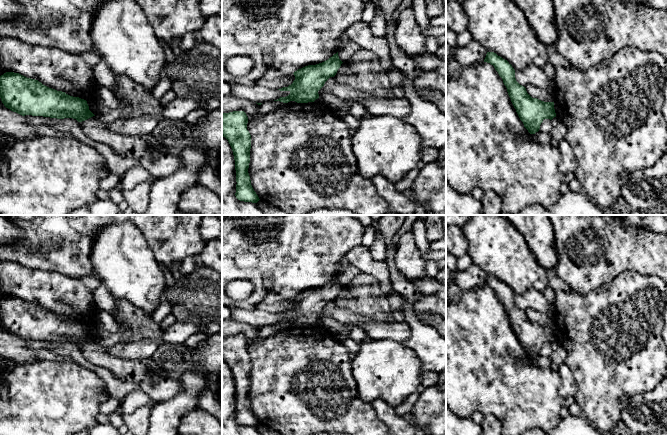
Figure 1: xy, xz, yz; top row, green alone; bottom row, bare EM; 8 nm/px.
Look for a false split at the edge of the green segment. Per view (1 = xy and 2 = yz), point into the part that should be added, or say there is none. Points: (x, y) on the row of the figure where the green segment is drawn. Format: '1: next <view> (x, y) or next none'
1: next none
2: next none

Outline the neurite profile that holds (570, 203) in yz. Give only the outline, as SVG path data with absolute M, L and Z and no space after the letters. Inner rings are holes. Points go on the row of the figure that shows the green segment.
M567 191L550 207L529 205L517 214L501 212L498 215L615 215L611 210L597 206L588 196L580 192Z

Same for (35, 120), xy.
M25 115L26 119L29 120L31 124L33 124L35 127L44 124L46 122L49 122L51 120L50 117L43 117L43 116L32 116L32 115Z

